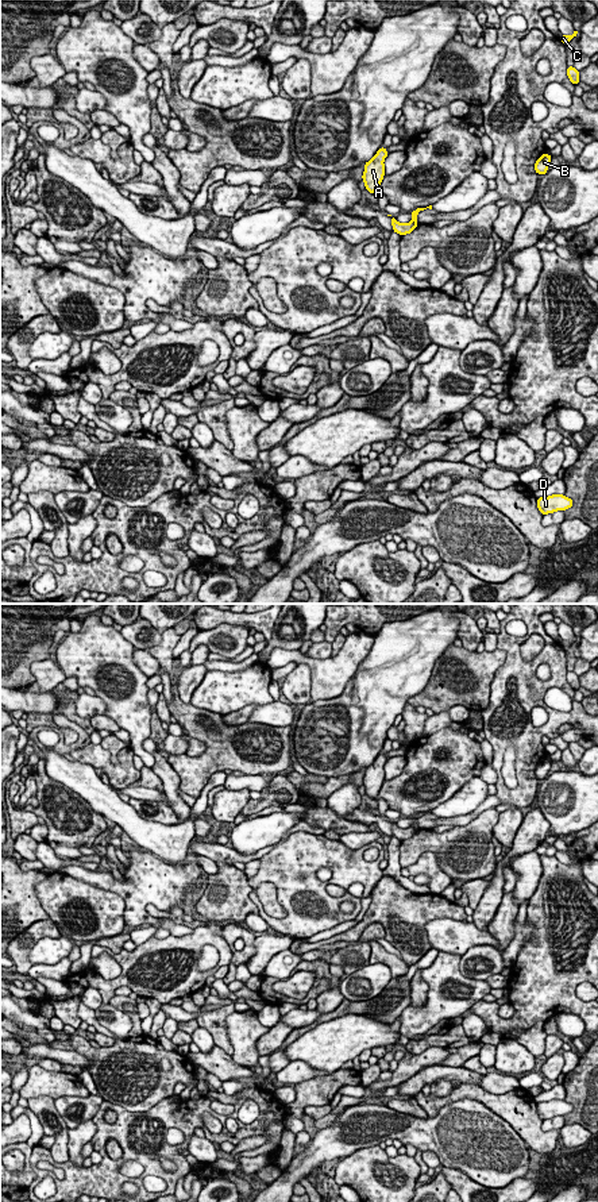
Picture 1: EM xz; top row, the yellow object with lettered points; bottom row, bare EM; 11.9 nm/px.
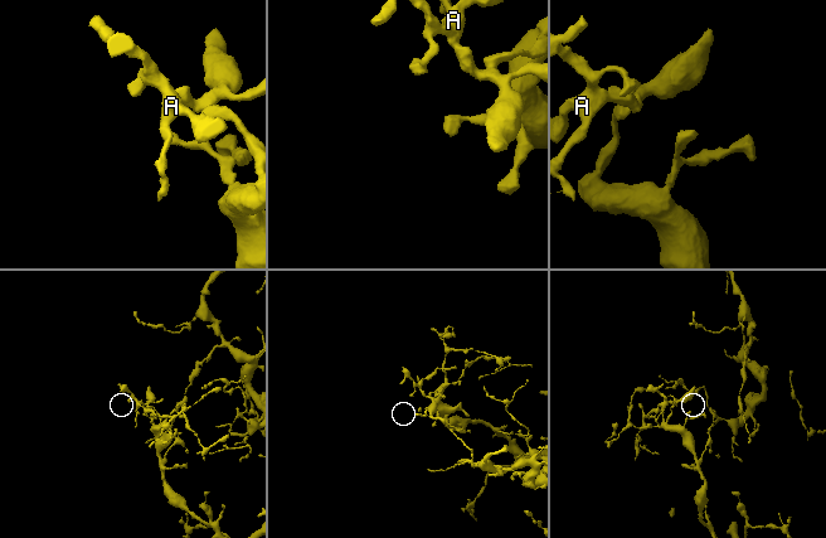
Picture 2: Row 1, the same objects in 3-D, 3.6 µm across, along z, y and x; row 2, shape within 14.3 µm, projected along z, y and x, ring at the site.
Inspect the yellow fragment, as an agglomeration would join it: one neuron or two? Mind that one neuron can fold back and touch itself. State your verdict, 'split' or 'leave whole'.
split

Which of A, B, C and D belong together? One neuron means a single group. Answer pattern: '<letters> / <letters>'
A / B C D

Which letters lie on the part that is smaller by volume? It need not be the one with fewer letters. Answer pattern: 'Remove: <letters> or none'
Remove: A

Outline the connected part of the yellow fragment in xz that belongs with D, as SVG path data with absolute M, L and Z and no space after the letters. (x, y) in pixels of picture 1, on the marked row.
M552 494L537 498L537 508L541 515L553 513L556 511L566 511L574 505L574 501L564 494Z

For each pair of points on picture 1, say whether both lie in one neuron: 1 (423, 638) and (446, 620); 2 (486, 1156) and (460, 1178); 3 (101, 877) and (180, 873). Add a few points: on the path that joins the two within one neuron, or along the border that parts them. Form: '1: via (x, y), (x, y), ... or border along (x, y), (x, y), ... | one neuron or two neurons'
1: via (428, 635), (440, 625) | one neuron
2: border along (443, 1164), (458, 1168), (474, 1181), (492, 1187) | two neurons
3: via (120, 885), (161, 882) | one neuron

